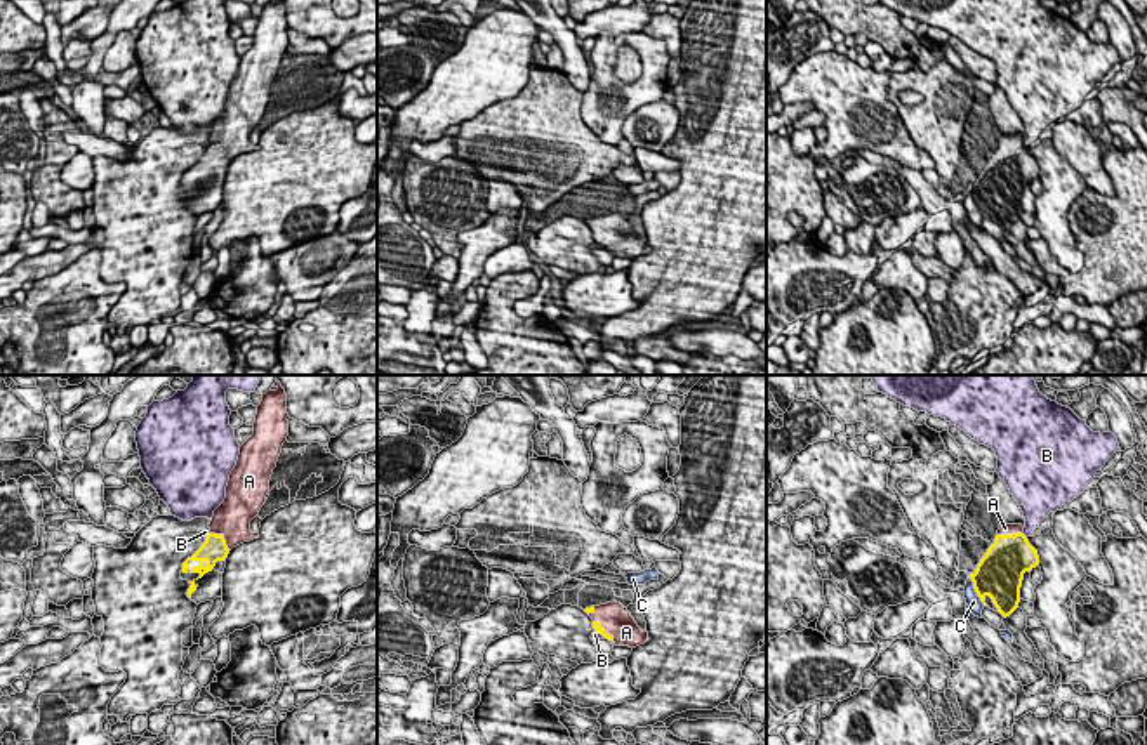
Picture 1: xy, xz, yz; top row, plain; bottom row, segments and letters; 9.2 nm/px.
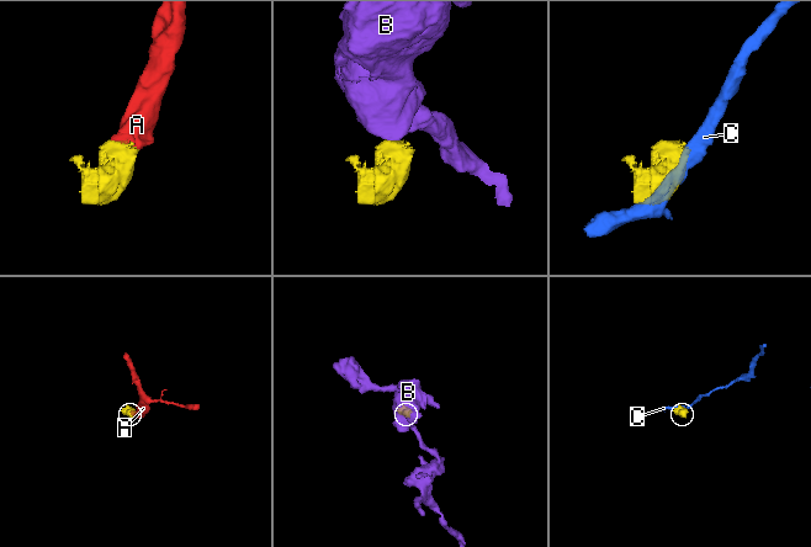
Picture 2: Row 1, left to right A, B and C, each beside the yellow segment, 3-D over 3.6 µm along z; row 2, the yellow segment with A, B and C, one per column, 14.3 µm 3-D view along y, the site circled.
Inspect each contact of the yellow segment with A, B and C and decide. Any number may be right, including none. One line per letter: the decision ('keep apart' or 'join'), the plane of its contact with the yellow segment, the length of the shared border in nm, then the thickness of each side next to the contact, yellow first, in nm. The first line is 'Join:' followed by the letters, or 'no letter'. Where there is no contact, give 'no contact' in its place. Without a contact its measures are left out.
Join: A
A: join; contact in xy; length 260 nm; calibres 240 and 340 nm
B: keep apart; contact in yz; length 60 nm; calibres 400 and 220 nm
C: keep apart; contact in yz; length 300 nm; calibres 400 and 130 nm

